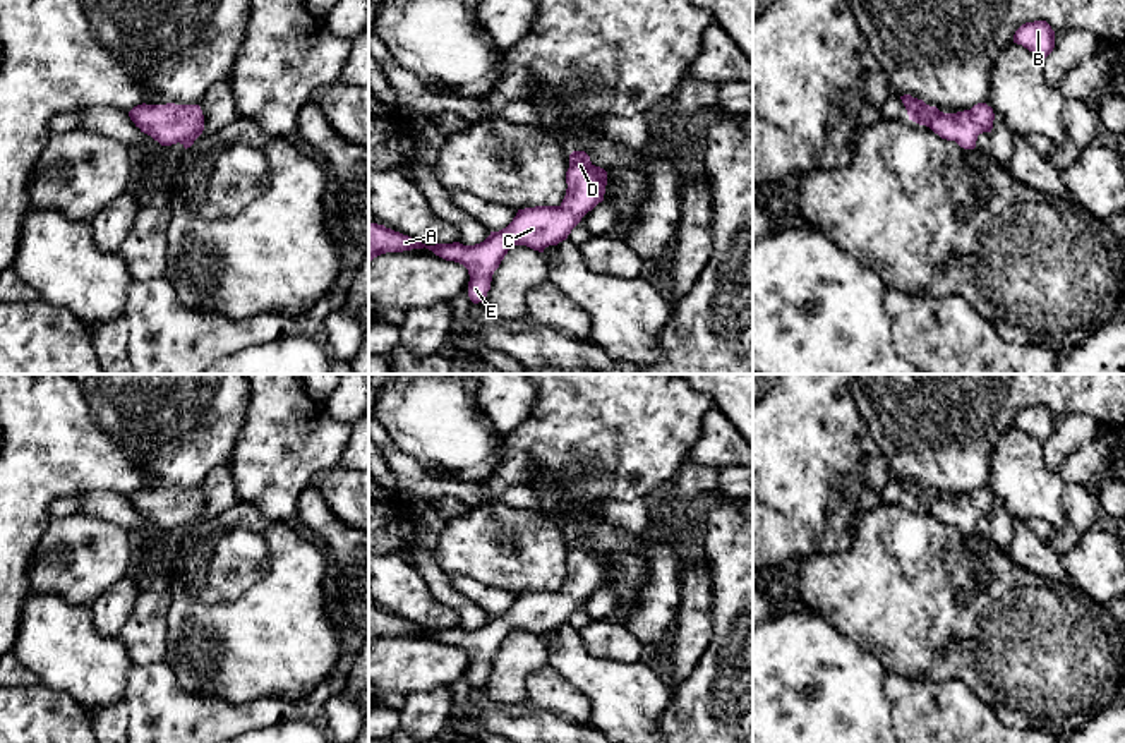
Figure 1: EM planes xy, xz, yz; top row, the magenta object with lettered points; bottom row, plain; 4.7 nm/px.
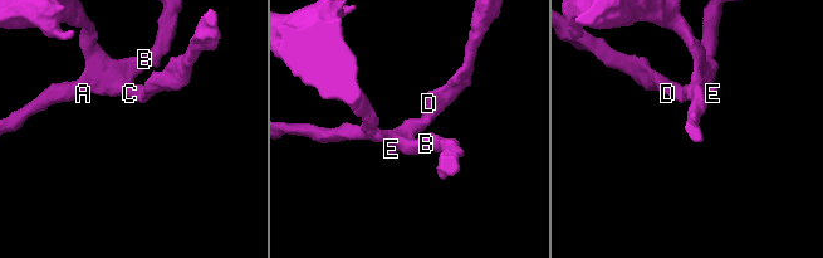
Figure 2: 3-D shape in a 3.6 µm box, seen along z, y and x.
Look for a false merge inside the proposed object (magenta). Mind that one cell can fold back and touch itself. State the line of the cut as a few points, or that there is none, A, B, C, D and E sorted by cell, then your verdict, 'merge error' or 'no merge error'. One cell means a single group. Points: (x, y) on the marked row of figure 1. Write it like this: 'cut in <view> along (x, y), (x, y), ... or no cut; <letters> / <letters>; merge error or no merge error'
no cut; A B C D E; no merge error

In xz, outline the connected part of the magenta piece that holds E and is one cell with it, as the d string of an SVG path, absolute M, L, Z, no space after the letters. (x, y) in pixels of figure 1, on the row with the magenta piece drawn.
M585 151L569 154L566 196L559 206L518 209L513 221L475 245L436 244L425 245L408 235L369 221L369 263L386 252L429 249L436 256L463 264L468 269L468 297L482 302L490 290L494 271L513 245L526 245L544 252L549 245L566 240L581 218L604 201L607 172L595 166Z

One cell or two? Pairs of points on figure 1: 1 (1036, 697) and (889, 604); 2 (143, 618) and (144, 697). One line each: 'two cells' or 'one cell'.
1: one cell
2: two cells

